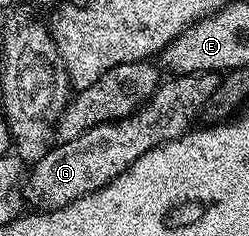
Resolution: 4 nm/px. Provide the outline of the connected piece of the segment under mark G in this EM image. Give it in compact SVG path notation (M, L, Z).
M190 72L188 74L177 74L172 78L169 78L169 81L158 83L157 89L155 90L155 94L149 99L148 102L142 104L137 111L131 113L129 116L124 116L123 118L119 118L118 120L108 120L107 122L103 122L102 124L97 124L91 130L87 130L82 134L79 138L75 138L74 140L66 140L60 146L61 148L53 148L50 150L46 156L41 156L37 161L33 164L33 169L28 169L27 175L23 180L23 200L25 200L29 204L35 204L31 206L36 206L41 210L52 210L54 208L62 208L63 206L67 206L71 202L75 202L77 198L80 196L86 196L87 194L91 194L95 190L99 190L103 186L107 186L112 180L117 177L119 174L123 174L123 170L127 170L136 160L139 158L143 158L143 154L147 154L147 150L151 150L155 146L159 146L160 144L166 144L168 140L174 140L175 138L179 138L183 135L183 133L190 131L194 127L195 121L193 119L198 118L199 113L204 109L206 102L211 98L211 94L215 93L217 87L221 84L222 77L218 75L216 72Z

